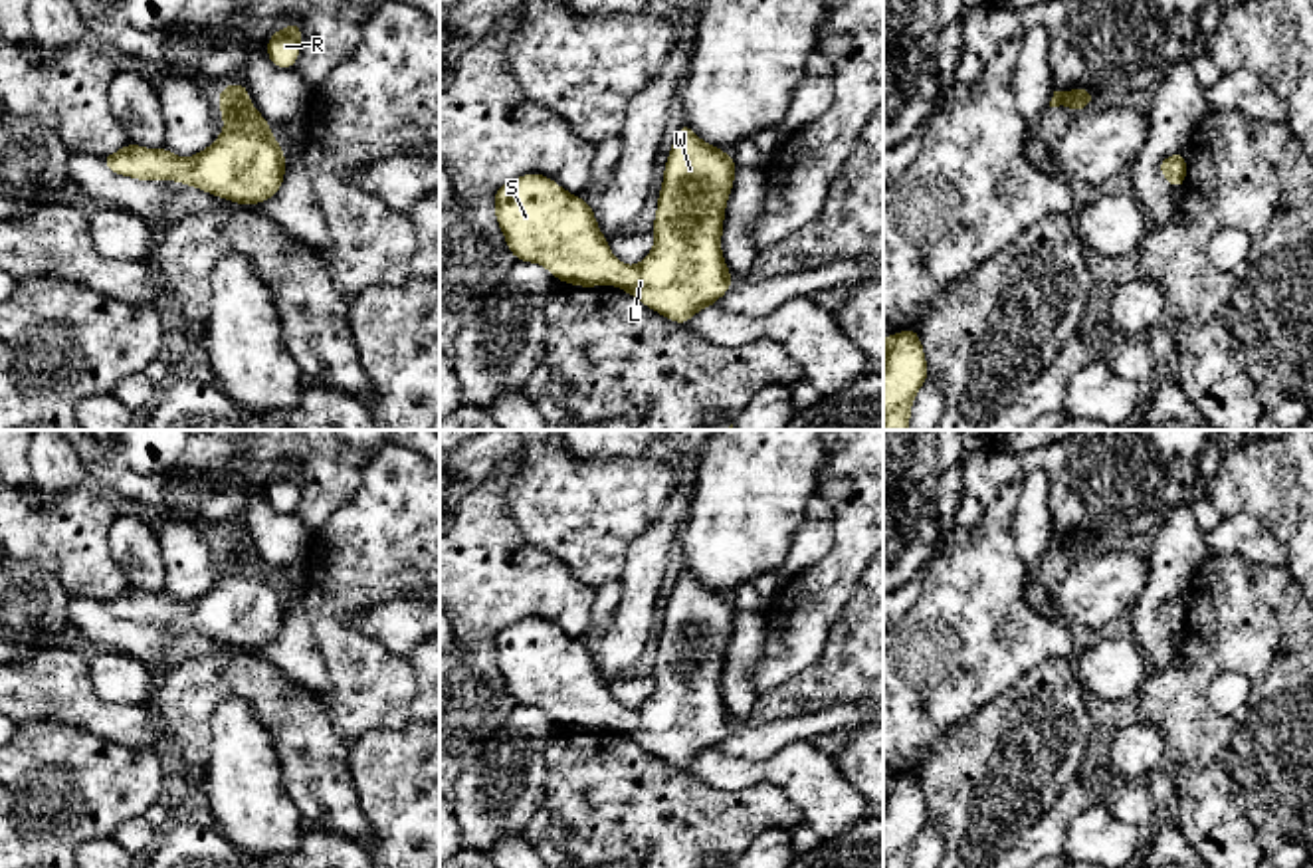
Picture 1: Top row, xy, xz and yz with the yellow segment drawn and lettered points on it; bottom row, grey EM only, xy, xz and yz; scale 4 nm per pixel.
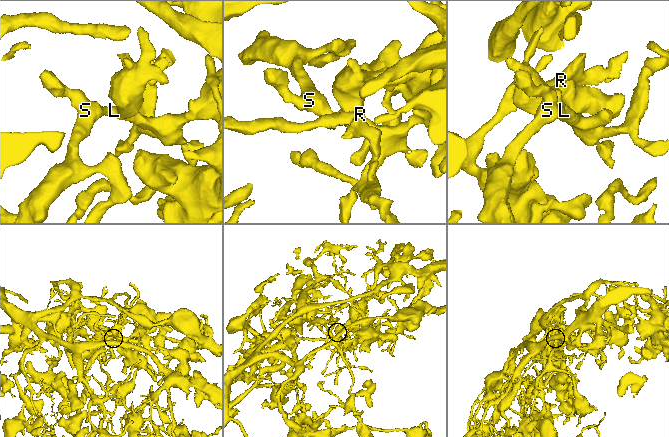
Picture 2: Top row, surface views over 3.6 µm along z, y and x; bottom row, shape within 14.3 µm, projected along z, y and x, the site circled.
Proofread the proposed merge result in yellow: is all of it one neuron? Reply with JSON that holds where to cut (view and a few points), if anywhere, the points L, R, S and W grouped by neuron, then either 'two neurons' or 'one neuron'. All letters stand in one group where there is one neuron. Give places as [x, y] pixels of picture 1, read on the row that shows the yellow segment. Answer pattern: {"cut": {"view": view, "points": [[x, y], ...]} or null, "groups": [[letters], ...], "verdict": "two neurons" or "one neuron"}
{"cut": null, "groups": [["L", "R", "S", "W"]], "verdict": "one neuron"}

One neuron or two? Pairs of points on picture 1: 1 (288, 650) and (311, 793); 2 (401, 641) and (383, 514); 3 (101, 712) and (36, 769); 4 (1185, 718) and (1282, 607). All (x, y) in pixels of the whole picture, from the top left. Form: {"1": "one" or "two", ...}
{"1": "two", "2": "two", "3": "two", "4": "one"}

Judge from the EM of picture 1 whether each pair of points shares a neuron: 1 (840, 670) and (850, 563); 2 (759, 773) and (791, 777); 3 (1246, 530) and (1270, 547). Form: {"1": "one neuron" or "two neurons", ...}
{"1": "two neurons", "2": "one neuron", "3": "one neuron"}

